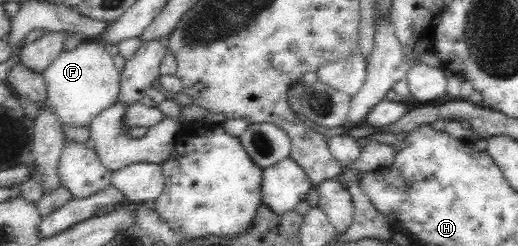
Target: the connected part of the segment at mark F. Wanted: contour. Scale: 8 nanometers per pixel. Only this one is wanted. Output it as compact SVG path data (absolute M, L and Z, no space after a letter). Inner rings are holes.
M84 39L73 50L60 52L42 73L47 102L63 127L89 129L92 120L120 98L120 71L106 47L94 40Z

